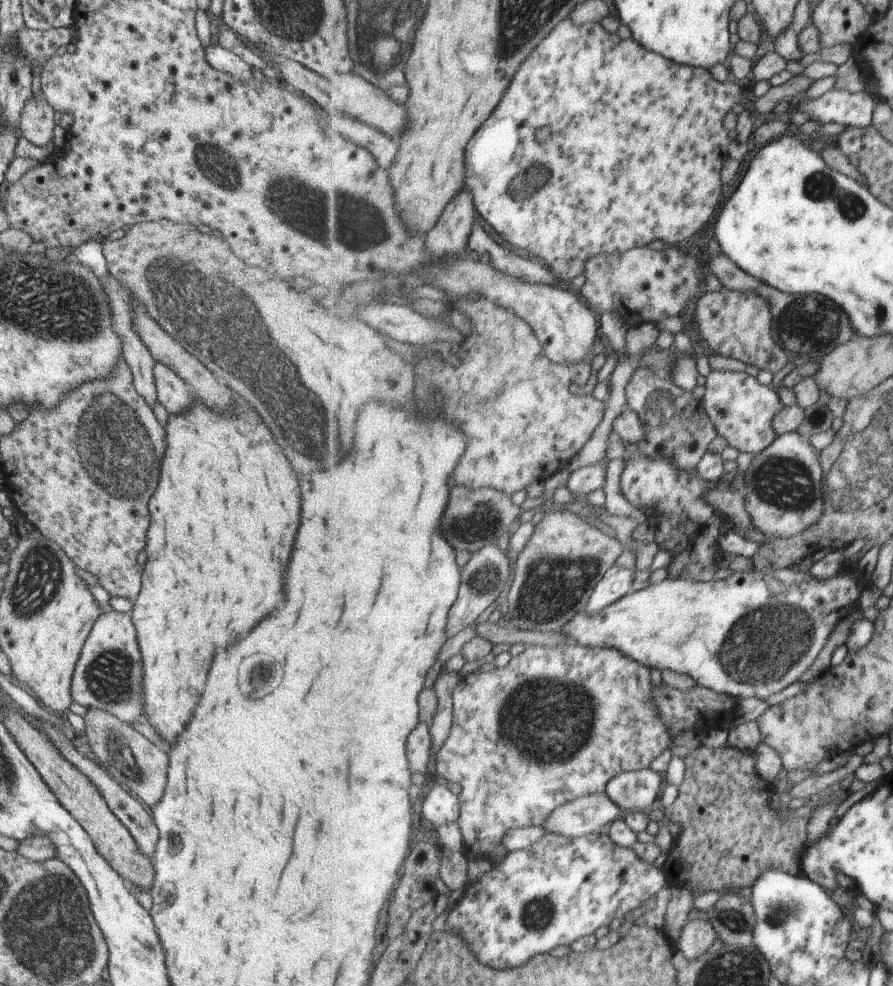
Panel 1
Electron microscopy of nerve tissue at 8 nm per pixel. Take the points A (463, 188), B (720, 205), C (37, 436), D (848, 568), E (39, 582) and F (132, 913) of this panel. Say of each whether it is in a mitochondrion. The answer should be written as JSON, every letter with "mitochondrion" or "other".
{"A":"other","B":"other","C":"other","D":"other","E":"mitochondrion","F":"other"}

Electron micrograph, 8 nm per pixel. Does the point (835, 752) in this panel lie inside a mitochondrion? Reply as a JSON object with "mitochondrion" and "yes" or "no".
{"mitochondrion":"no"}

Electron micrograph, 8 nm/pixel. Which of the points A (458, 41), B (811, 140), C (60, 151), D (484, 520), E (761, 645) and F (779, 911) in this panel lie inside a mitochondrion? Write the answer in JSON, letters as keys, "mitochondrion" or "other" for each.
{"A":"other","B":"other","C":"other","D":"mitochondrion","E":"mitochondrion","F":"mitochondrion"}

